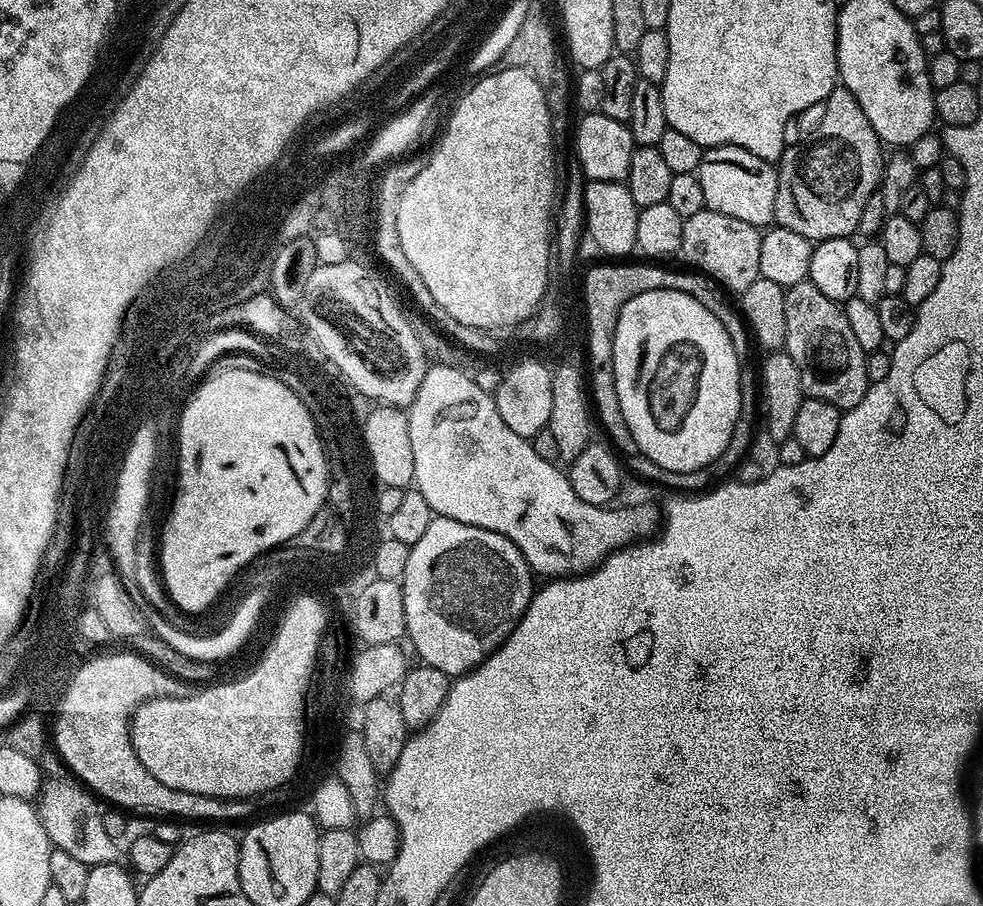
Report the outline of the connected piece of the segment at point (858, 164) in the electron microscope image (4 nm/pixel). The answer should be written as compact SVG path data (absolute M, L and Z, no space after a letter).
M837 86L824 101L822 111L824 113L808 140L801 144L789 143L781 154L774 198L775 223L786 230L794 230L794 234L802 234L802 238L813 242L851 237L859 229L862 210L868 199L877 195L886 163L885 145L878 138L874 126L870 126L870 118L862 110L858 98L848 88Z

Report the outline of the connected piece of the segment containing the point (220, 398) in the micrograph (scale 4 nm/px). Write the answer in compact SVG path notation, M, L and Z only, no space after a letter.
M224 366L219 369L221 372L213 371L207 378L201 379L199 383L195 385L191 395L187 397L186 403L183 405L180 413L178 433L178 440L180 440L180 485L176 488L176 501L172 504L172 513L169 514L168 521L164 524L164 537L160 536L158 540L158 558L164 564L164 568L168 568L168 584L172 584L172 592L176 592L176 600L180 600L180 604L184 604L184 608L204 608L204 604L208 604L208 600L212 600L212 596L216 596L216 592L220 592L220 584L224 584L224 580L228 580L228 576L232 576L232 568L236 568L236 564L240 564L242 558L249 556L250 550L265 548L266 542L274 542L276 540L281 540L284 545L287 545L315 518L317 510L324 504L324 500L328 494L329 461L325 451L325 443L317 429L316 423L312 420L312 415L308 412L308 408L299 400L295 393L292 392L291 387L289 387L287 383L284 385L282 381L275 380L274 377L270 376L272 374L265 374L260 370L256 370L256 373L252 376L251 370L244 367L245 366Z

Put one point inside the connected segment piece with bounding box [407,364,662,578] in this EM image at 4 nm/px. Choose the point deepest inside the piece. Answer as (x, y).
(469, 465)

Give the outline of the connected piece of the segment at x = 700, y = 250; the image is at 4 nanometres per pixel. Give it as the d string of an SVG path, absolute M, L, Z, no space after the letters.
M705 206L698 214L684 217L679 255L684 256L689 269L699 270L712 277L721 289L739 294L750 282L761 279L762 232L755 224L718 214Z

